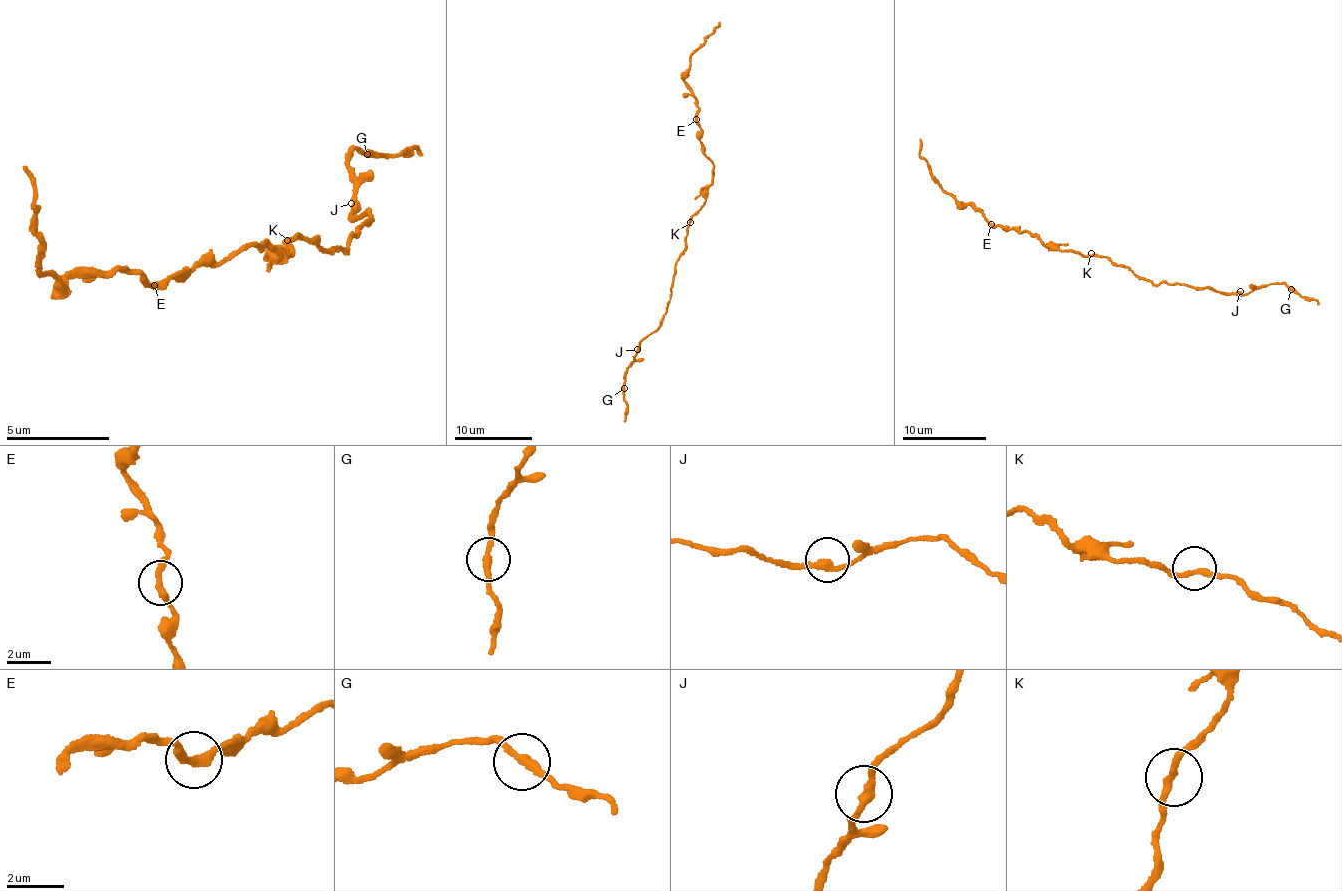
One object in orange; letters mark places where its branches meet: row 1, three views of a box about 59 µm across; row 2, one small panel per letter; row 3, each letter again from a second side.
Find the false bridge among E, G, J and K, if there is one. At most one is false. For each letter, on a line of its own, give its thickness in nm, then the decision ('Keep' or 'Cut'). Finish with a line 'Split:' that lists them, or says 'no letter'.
E: Thickness 280 nm. Keep
G: Thickness 280 nm. Keep
J: Thickness 280 nm. Keep
K: Thickness 240 nm. Keep
Split: no letter

